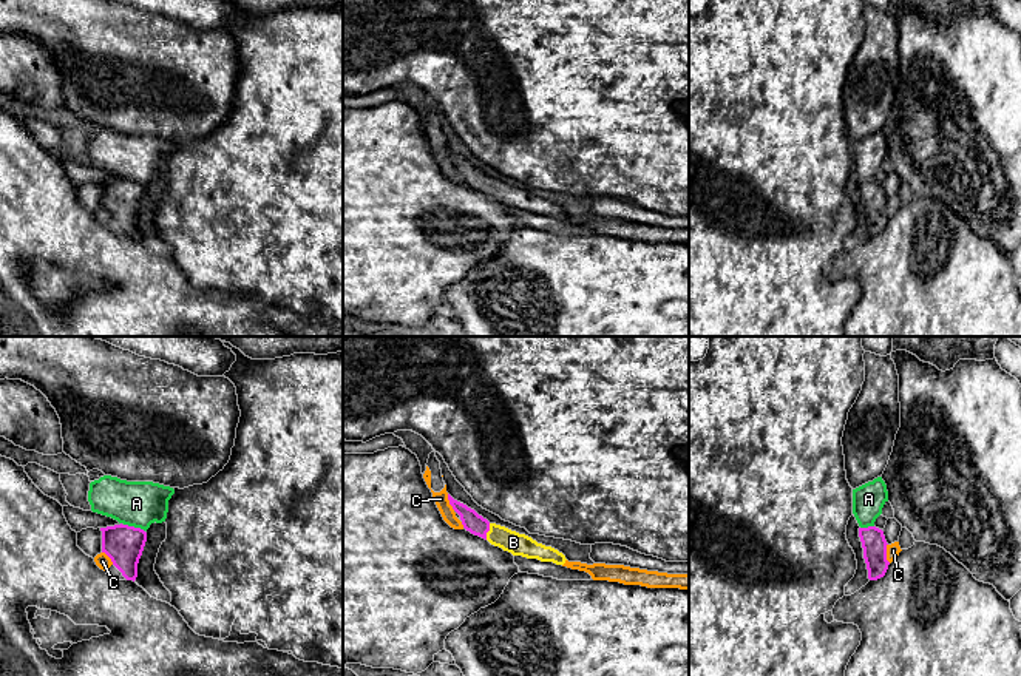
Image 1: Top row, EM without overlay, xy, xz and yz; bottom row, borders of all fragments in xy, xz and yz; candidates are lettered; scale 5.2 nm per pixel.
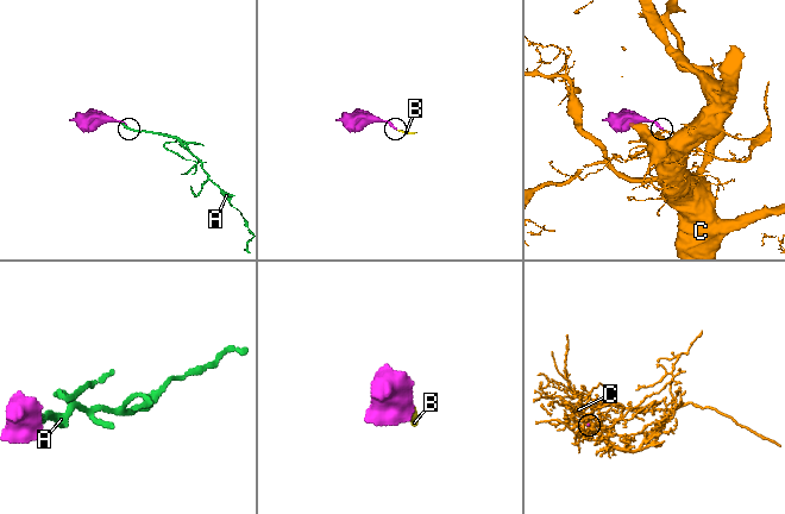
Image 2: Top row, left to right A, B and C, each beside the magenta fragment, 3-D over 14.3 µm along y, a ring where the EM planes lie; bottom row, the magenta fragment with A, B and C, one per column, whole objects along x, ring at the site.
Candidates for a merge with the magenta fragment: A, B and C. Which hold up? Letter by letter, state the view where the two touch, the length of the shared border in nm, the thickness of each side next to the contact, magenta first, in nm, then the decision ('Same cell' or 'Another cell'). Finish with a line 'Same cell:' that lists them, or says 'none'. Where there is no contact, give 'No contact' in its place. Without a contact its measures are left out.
A: Touches magenta in xy. Shared border 120 nm. Thickness 200 nm (magenta) against 240 nm. Another cell
B: Touches magenta in xz. Shared border 90 nm. Thickness 100 nm (magenta) against 120 nm. Same cell
C: Touches magenta in yz. Shared border 110 nm. Thickness 130 nm (magenta) against 70 nm. Another cell
Same cell: B

